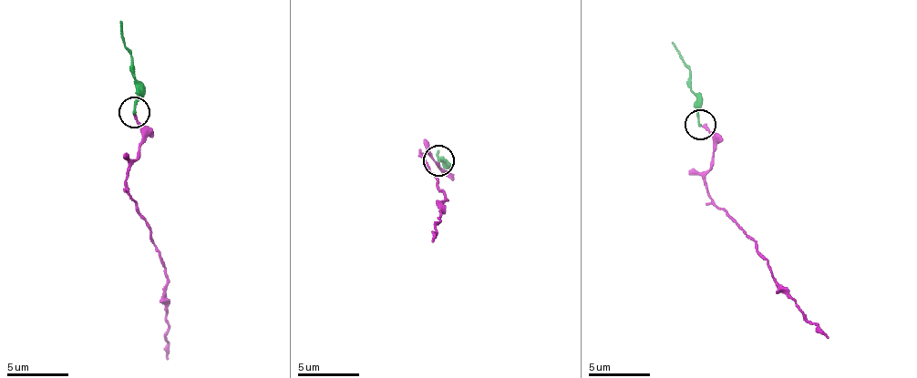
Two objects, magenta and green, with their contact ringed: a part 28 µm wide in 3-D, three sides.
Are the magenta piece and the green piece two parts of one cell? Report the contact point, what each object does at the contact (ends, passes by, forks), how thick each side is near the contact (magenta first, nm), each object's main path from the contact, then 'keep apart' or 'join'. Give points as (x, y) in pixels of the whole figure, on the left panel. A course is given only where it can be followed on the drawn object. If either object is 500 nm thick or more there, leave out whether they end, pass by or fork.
at (134, 112); magenta ends there; green ends there; 200 nm thick on the magenta side, 180 nm on the other; magenta runs (133, 113), (140, 130), (140, 158), (130, 165), (128, 187), (165, 270), (166, 359); green runs (133, 113), (132, 51), (121, 20); join

